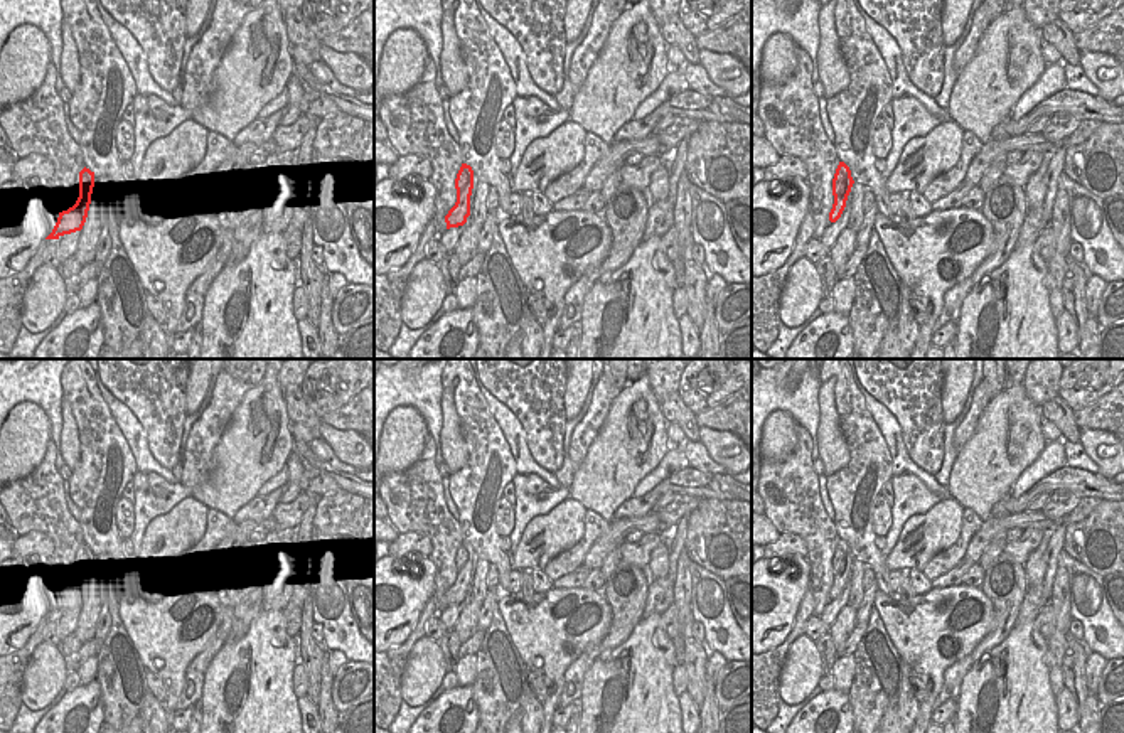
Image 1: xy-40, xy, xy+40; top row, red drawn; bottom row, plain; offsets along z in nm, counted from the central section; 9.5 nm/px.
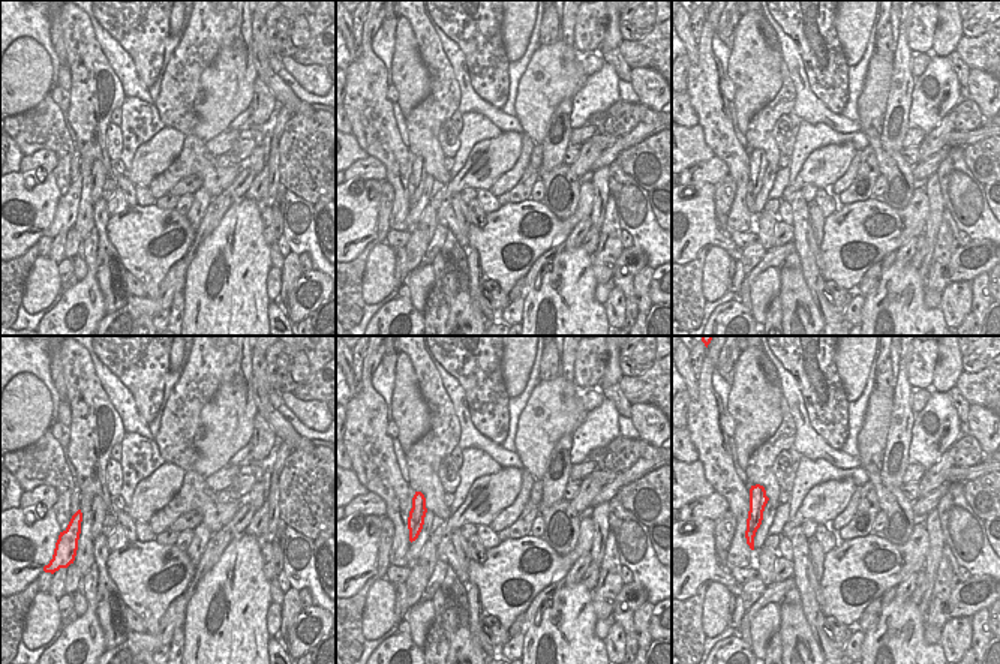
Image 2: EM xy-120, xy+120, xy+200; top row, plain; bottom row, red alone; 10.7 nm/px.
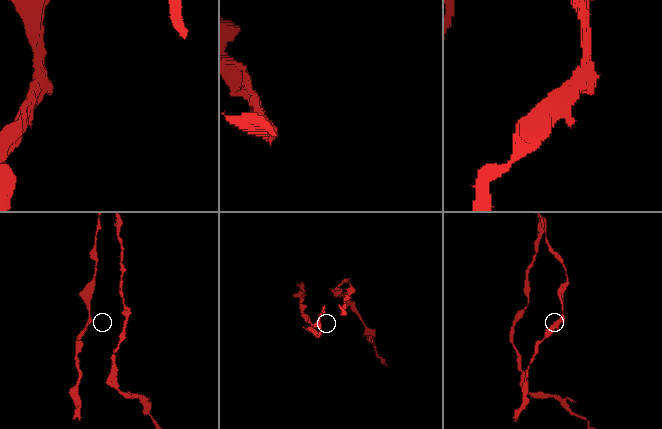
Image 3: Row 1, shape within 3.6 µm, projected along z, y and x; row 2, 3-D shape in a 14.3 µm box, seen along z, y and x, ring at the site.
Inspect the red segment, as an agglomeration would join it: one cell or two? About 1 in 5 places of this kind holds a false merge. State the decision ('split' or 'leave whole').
leave whole

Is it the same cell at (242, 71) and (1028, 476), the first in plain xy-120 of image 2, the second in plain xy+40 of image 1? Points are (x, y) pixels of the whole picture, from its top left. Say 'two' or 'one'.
two

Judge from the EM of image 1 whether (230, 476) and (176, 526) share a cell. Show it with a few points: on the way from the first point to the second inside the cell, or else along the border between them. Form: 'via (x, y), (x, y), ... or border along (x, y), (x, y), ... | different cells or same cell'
border along (191, 496), (208, 509) | different cells

